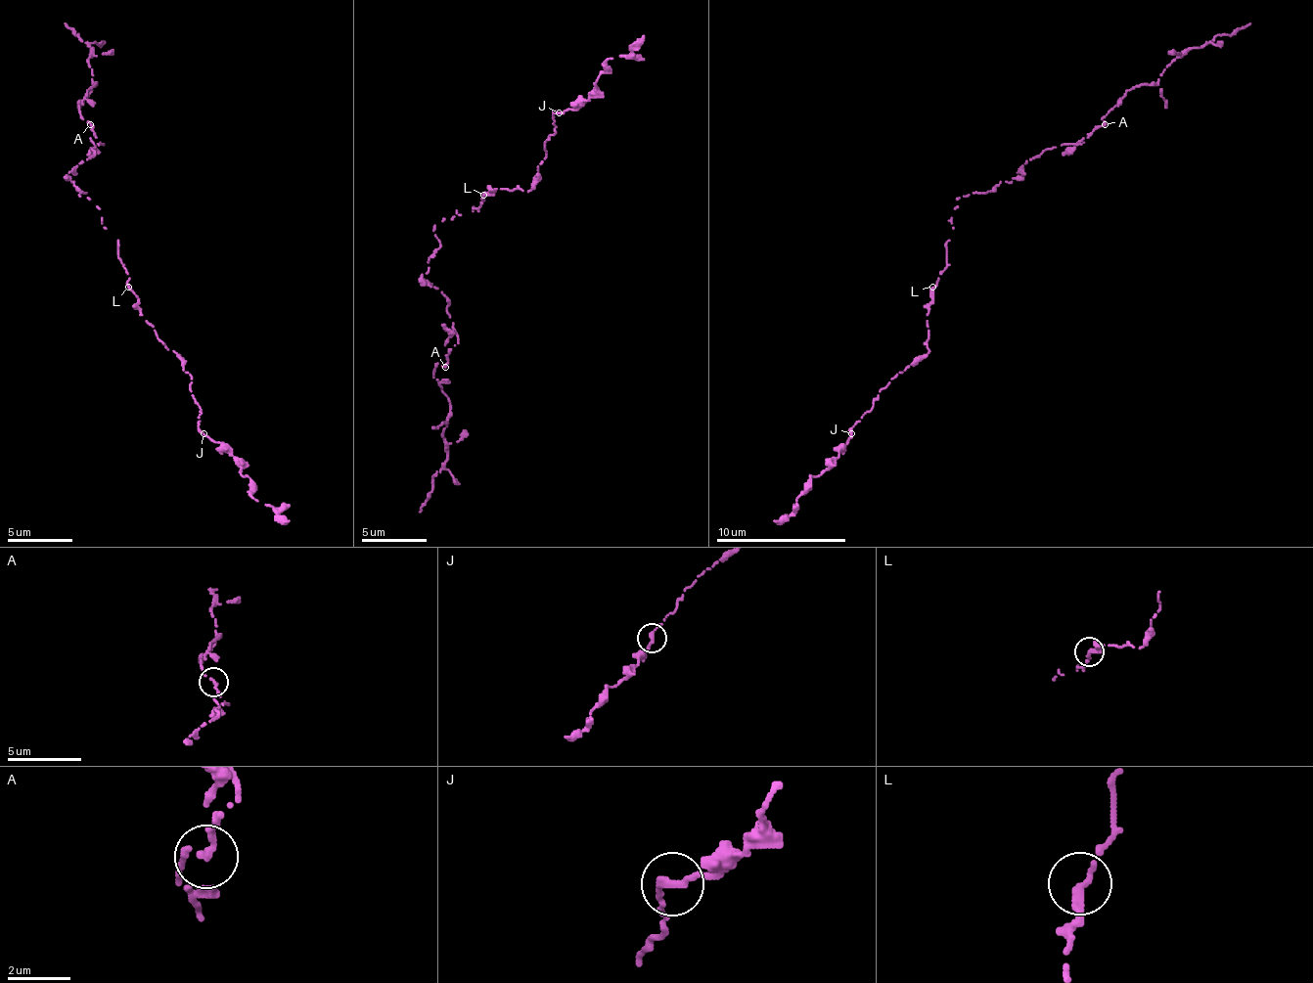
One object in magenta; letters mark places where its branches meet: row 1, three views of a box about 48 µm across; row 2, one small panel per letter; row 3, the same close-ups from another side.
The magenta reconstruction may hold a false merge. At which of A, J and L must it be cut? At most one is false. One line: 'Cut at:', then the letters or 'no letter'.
Cut at: no letter

